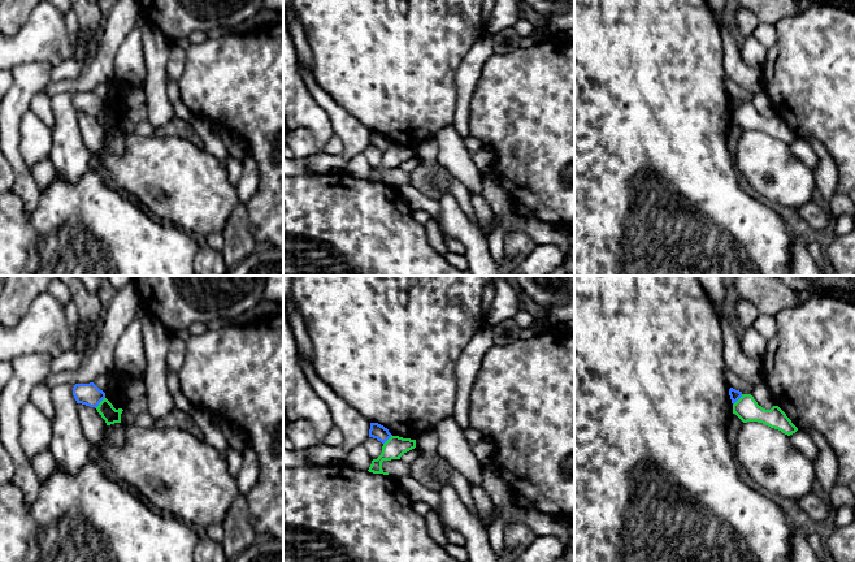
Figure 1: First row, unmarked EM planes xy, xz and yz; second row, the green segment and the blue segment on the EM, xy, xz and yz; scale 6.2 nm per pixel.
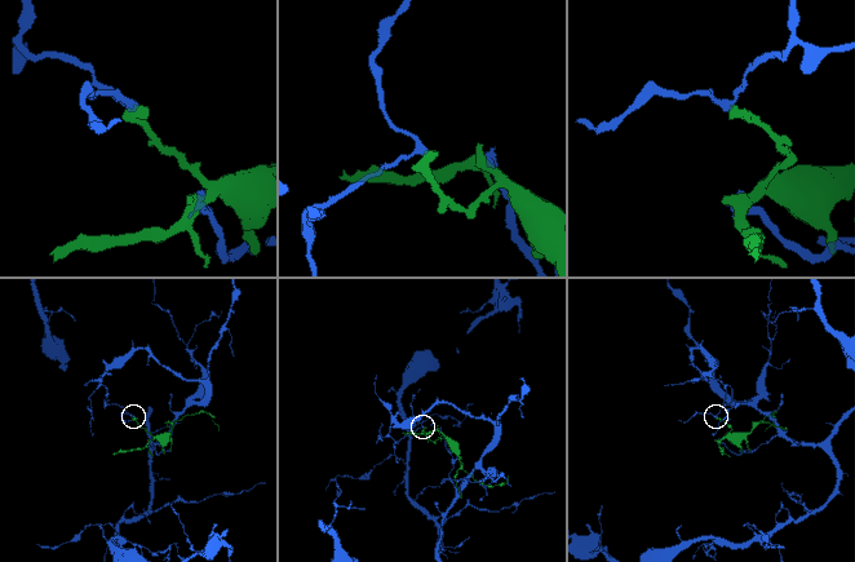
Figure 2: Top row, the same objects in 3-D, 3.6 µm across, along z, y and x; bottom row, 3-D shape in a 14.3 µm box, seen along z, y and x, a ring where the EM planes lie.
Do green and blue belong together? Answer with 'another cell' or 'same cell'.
another cell

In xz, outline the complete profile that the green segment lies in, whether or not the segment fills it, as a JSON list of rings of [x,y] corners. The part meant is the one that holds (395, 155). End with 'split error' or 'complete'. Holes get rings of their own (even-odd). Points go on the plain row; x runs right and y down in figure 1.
[[[391,144],[382,155],[382,161],[377,168],[372,169],[369,181],[389,183],[382,178],[383,169],[400,168],[400,165],[416,156],[416,148]]] | complete

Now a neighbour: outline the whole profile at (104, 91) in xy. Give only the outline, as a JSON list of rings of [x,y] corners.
[[[101,83],[95,88],[95,94],[107,101],[116,91],[116,85],[113,83]]]

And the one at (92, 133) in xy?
[[[78,112],[78,126],[86,148],[99,155],[105,142],[107,131],[95,116]]]

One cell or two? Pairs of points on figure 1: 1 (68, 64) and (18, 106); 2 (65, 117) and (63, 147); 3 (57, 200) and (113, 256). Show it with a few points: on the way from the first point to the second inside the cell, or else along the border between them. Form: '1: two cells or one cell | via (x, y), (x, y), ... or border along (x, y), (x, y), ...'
1: two cells | border along (53, 65), (51, 80)
2: one cell | via (65, 125), (65, 139)
3: one cell | via (70, 215), (99, 243)

